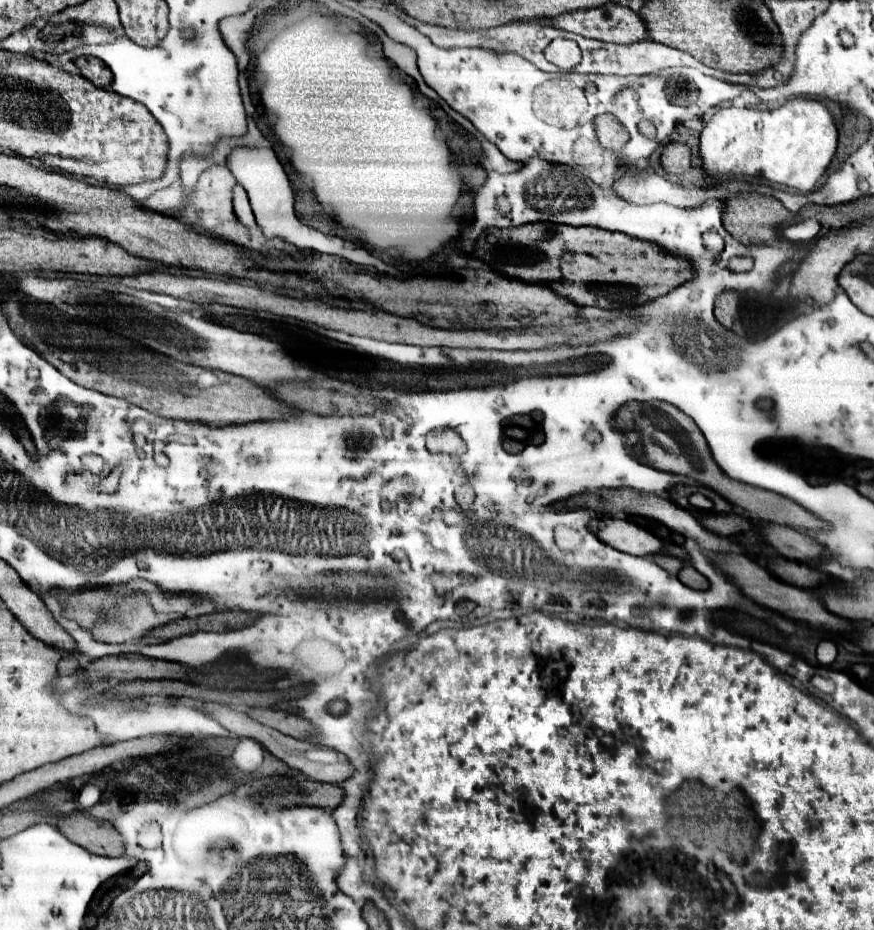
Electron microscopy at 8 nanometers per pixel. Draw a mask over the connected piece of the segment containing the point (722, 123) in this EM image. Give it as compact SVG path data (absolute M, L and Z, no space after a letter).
M791 99L783 107L775 111L757 111L757 109L737 109L737 107L727 107L715 113L707 125L701 131L701 167L707 175L711 177L759 177L763 175L765 179L773 183L787 185L799 193L811 193L817 181L823 177L827 171L837 147L837 129L833 123L833 117L829 115L827 107L821 101L815 99Z

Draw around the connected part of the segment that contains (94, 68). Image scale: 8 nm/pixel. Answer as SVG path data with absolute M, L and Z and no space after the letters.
M79 57L79 59L75 59L75 65L81 69L81 73L83 73L83 77L87 77L93 85L97 85L97 87L107 87L107 85L111 85L111 81L113 81L113 73L111 73L111 69L101 61L97 61L97 59L87 59L87 57Z

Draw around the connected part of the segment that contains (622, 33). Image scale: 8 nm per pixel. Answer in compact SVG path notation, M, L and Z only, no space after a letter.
M607 3L607 9L563 13L551 19L555 27L607 43L637 43L647 39L645 21L629 7Z

